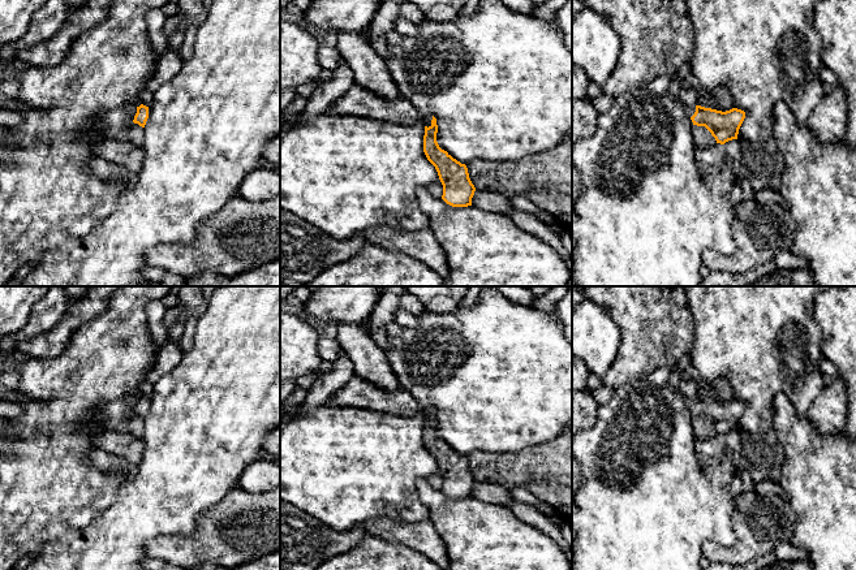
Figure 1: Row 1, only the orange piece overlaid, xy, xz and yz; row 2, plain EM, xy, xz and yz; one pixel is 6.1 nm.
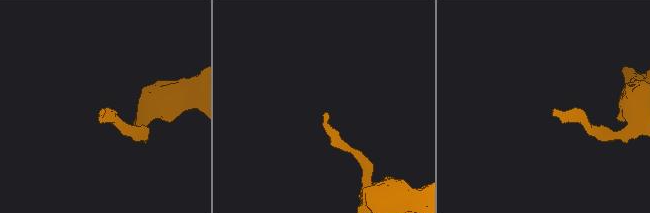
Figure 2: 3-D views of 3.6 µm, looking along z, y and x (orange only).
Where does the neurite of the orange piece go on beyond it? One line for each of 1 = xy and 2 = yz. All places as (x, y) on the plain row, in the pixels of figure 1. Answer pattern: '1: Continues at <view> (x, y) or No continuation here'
1: Continues at xy (117, 415)
2: Continues at yz (702, 428)

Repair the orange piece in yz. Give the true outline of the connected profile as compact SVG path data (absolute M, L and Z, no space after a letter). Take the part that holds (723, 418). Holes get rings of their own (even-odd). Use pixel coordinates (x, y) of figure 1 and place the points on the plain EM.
M701 397L687 398L687 406L693 414L693 428L697 439L711 439L737 431L745 403L737 400L722 403Z

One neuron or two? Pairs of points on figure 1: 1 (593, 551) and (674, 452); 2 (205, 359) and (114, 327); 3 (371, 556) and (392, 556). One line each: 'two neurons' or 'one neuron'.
1: one neuron
2: two neurons
3: one neuron

